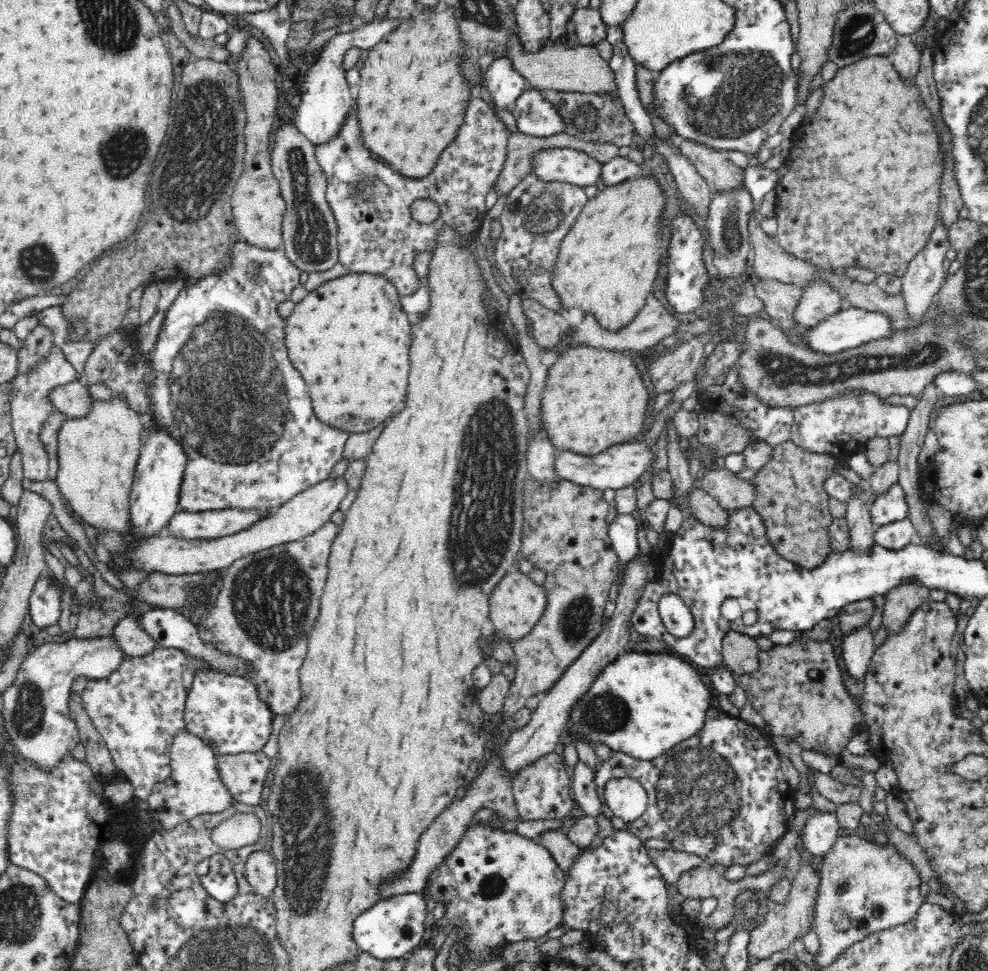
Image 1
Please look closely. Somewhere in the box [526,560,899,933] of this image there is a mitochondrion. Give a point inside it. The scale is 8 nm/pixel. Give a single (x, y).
(700, 797)

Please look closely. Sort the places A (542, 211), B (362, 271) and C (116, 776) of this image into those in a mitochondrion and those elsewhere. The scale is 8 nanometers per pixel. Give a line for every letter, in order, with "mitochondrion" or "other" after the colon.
A: mitochondrion
B: other
C: other

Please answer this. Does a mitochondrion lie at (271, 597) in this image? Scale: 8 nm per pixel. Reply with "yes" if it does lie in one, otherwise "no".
yes

